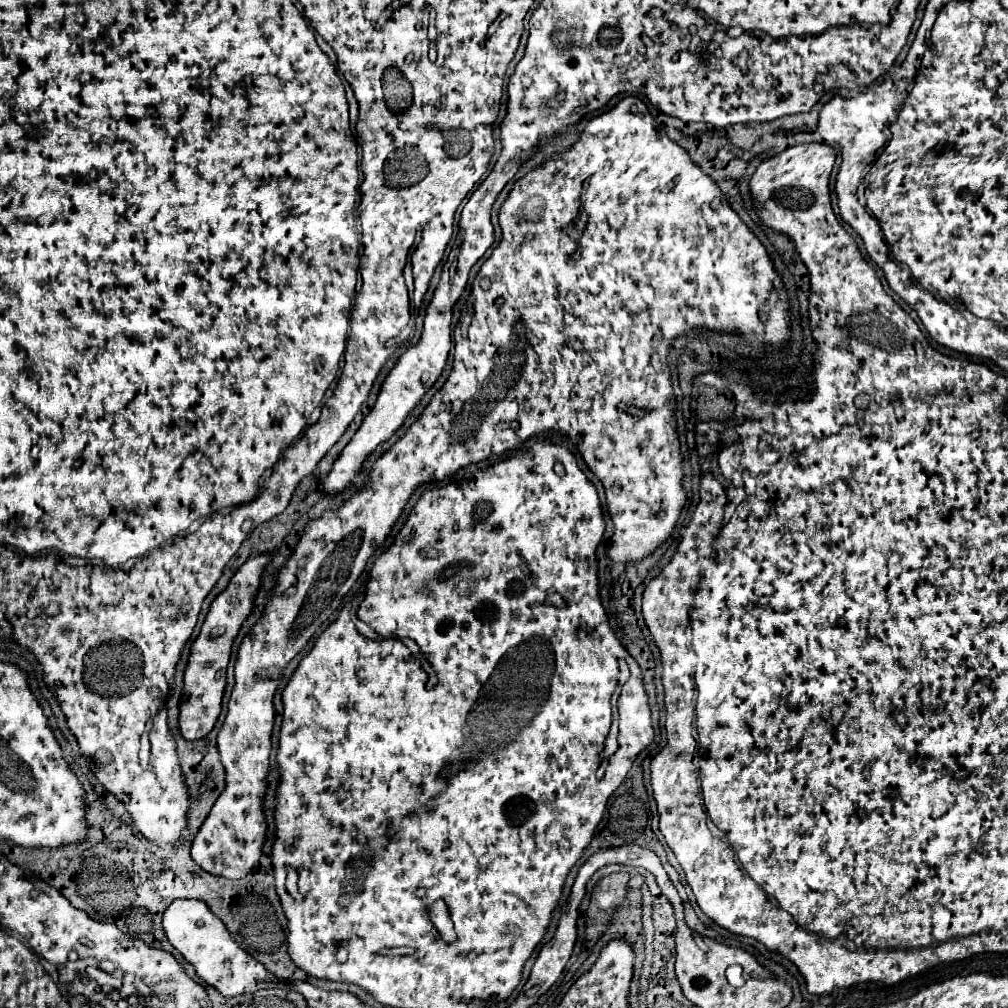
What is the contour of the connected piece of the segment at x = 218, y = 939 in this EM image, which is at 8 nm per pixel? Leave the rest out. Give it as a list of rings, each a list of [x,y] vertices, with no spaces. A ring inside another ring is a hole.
[[[196,899],[173,901],[163,914],[163,928],[169,942],[195,968],[197,976],[219,990],[225,998],[257,992],[257,988],[261,988],[261,982],[265,982],[263,966],[235,944],[225,924],[209,910],[205,902]]]

